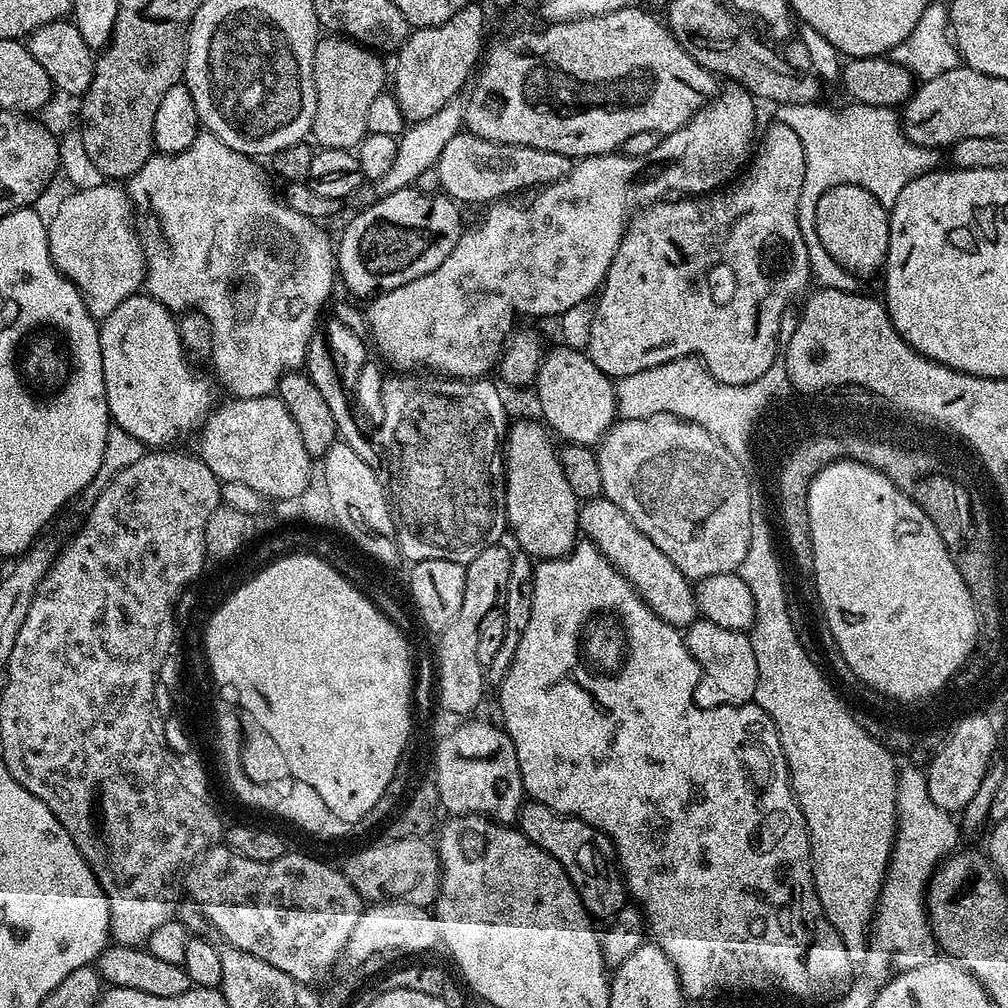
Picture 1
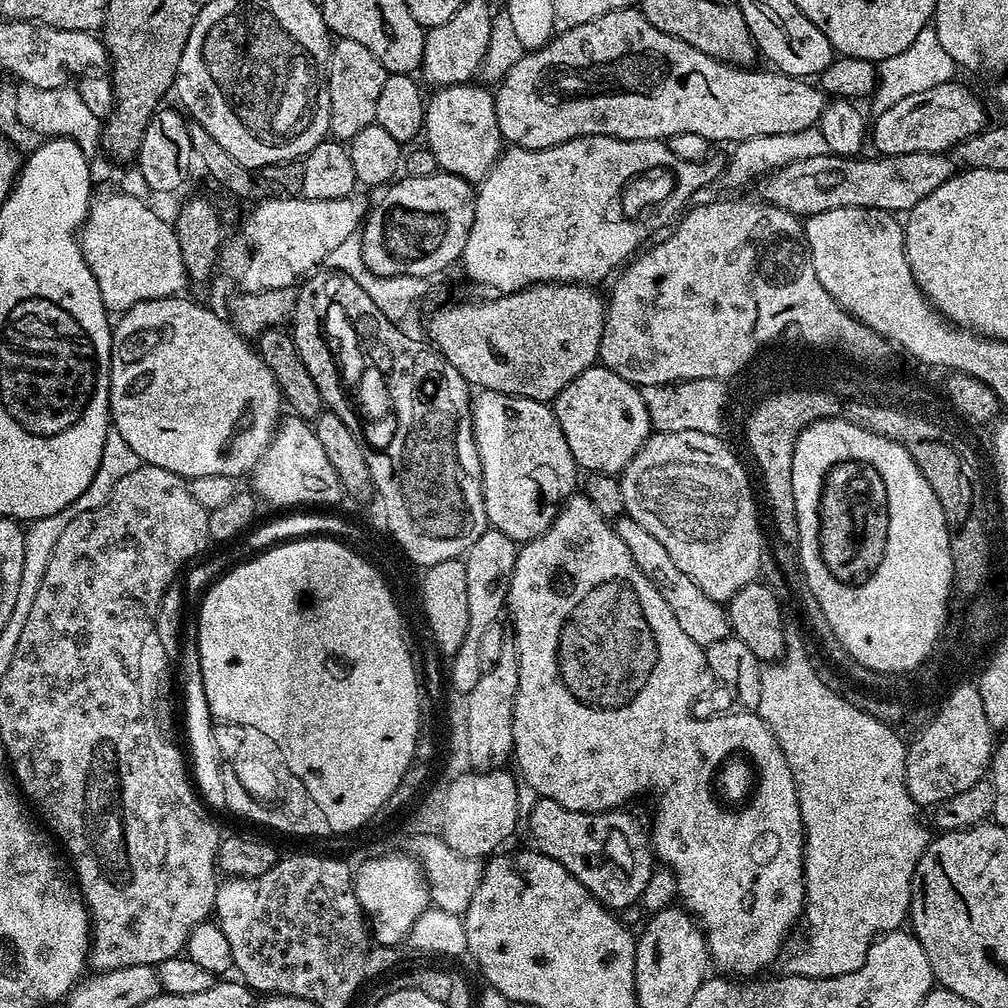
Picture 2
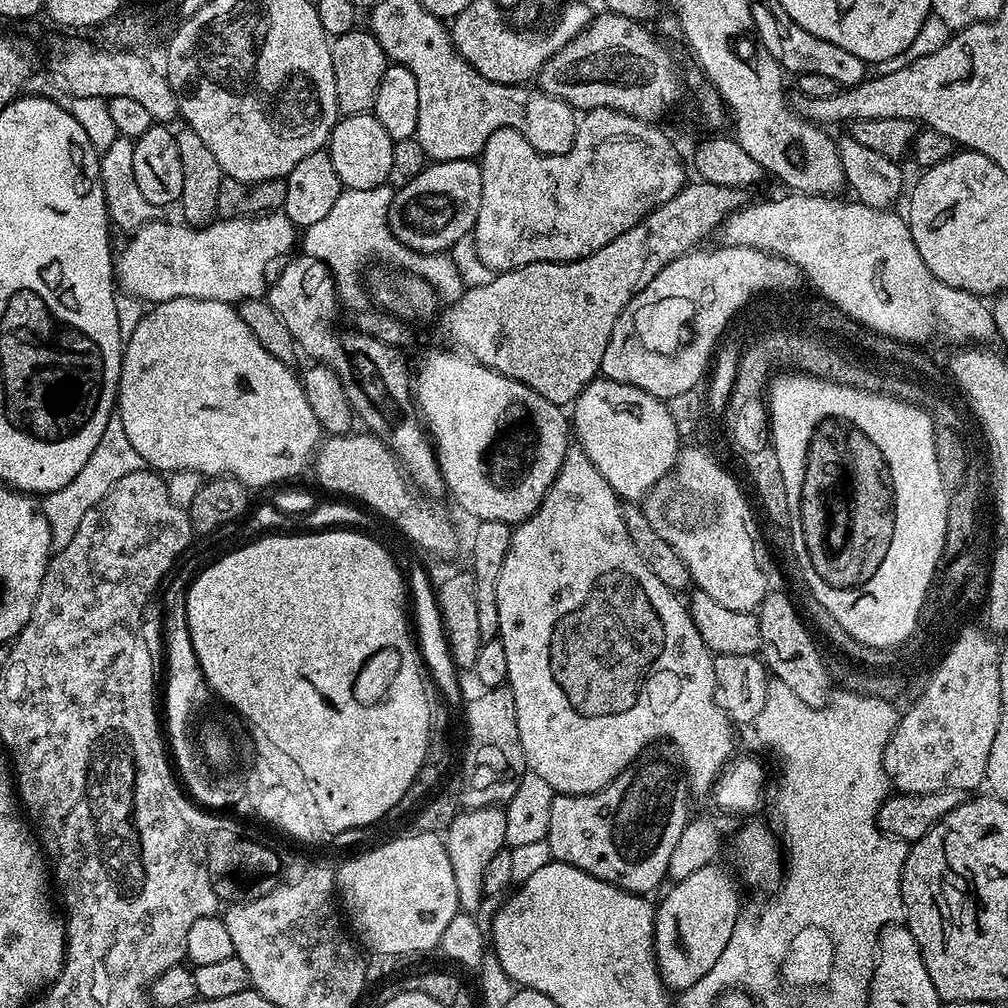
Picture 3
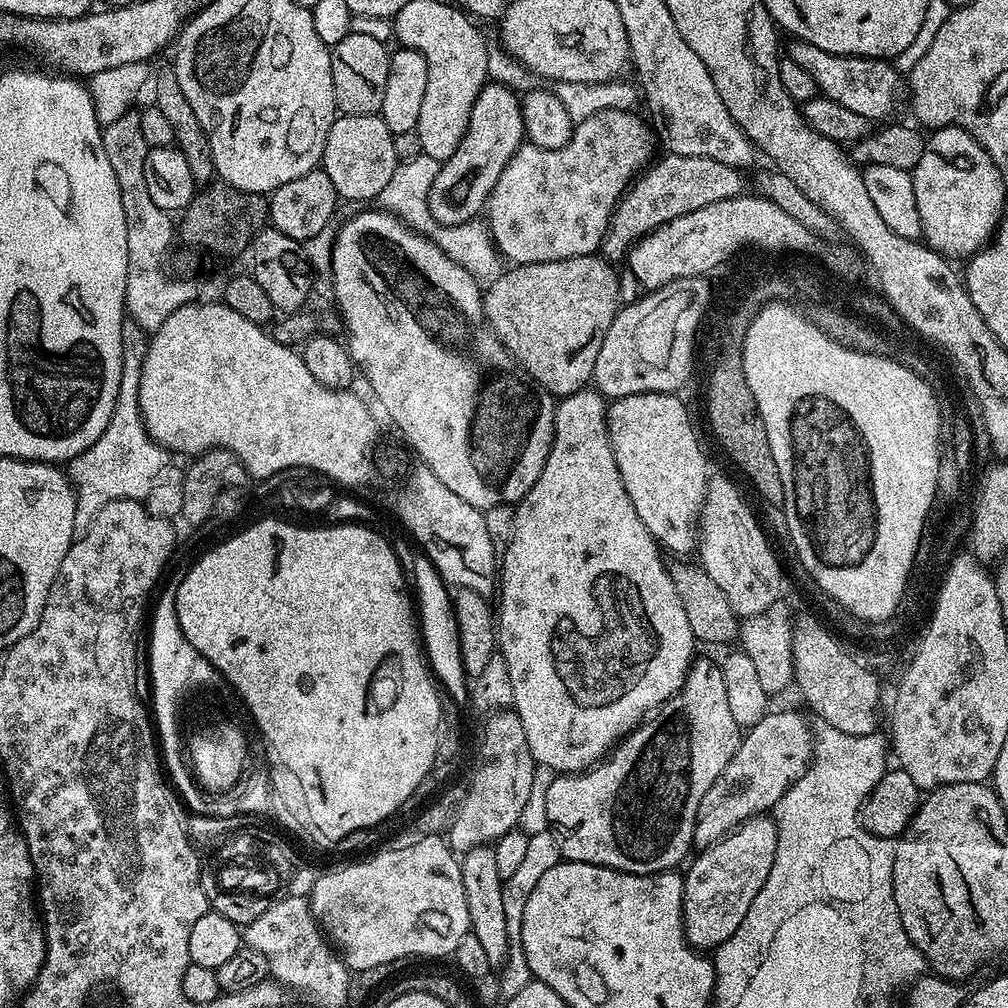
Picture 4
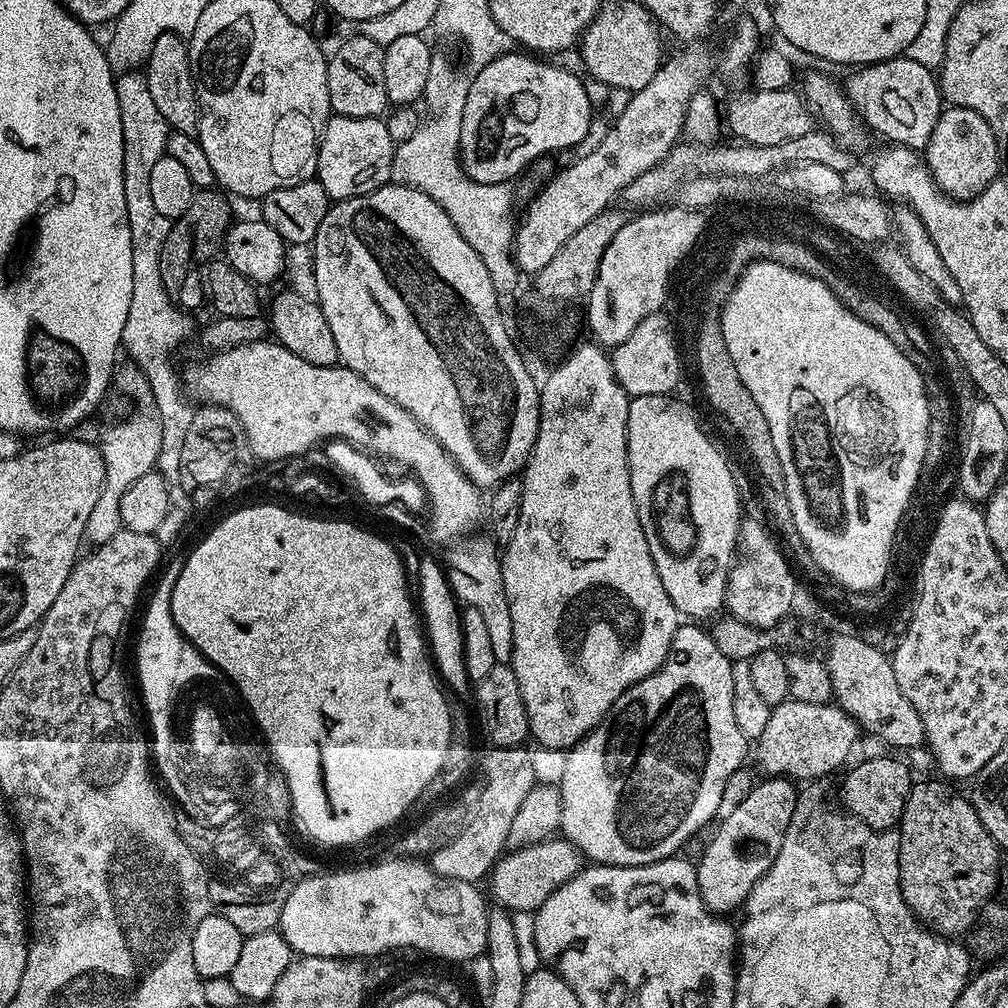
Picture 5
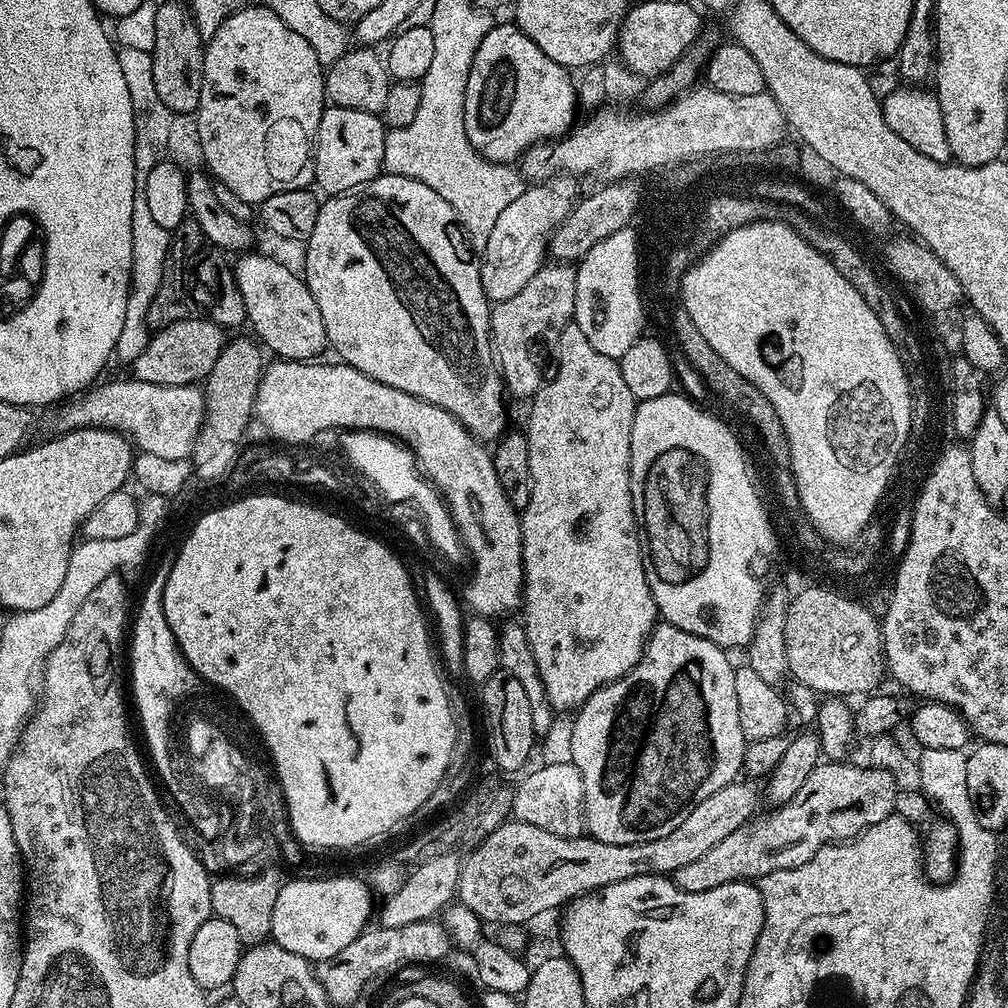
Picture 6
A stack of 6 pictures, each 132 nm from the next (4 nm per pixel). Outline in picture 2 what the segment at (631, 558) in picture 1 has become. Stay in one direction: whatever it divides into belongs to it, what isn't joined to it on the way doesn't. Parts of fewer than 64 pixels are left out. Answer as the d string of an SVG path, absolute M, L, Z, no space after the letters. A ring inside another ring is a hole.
M626 514L615 521L614 527L618 538L626 542L626 550L630 550L630 558L634 558L638 570L642 570L642 574L650 578L650 582L660 591L662 598L666 598L666 606L674 610L685 634L690 634L690 638L694 638L694 642L698 642L698 646L705 650L714 642L722 642L728 637L730 629L727 607L721 601L702 594L702 590L698 590L698 582L694 582L694 578L689 578L682 574L682 570L678 570L674 558L666 554L666 546L662 546L662 542L658 542L658 538L650 534L650 530L638 526L638 522L634 522Z

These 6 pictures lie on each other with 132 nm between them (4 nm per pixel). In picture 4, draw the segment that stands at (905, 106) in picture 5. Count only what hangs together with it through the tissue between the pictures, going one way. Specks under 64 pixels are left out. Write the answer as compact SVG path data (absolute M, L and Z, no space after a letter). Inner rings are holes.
M793 39L791 43L792 45L786 48L787 59L798 62L798 66L802 66L802 70L806 70L810 78L814 78L819 95L829 96L834 102L846 106L846 110L862 114L869 122L883 121L883 116L895 106L898 72L887 59L830 54L826 50L810 46L805 40Z

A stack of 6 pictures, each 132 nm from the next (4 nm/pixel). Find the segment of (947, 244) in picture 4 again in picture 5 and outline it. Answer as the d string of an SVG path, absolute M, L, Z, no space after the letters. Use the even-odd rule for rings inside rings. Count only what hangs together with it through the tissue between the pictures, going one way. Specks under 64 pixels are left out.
M948 106L940 113L928 147L923 149L922 159L941 192L953 200L970 200L997 179L1002 153L982 114L969 108Z

